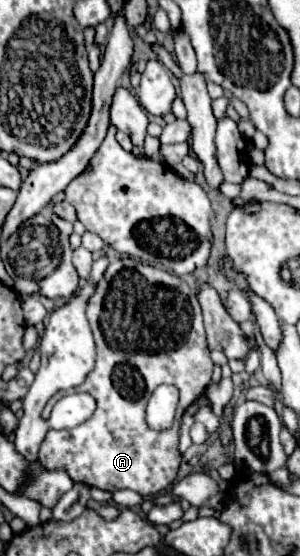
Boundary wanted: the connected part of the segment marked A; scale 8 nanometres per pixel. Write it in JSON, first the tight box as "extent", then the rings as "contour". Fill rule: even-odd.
{"extent":[38,258,212,496],"contour":[[[120,258],[110,262],[104,278],[98,282],[96,292],[88,300],[88,322],[96,340],[96,366],[88,378],[70,392],[88,392],[96,398],[98,408],[90,420],[72,430],[48,430],[40,444],[38,460],[48,470],[64,470],[74,482],[96,486],[116,492],[120,488],[136,490],[142,496],[156,496],[164,492],[178,474],[180,450],[178,430],[184,410],[206,390],[212,376],[212,360],[206,346],[204,322],[196,292],[176,274],[158,270],[148,264],[134,262],[132,258]],[[160,384],[174,384],[180,388],[180,404],[174,426],[168,432],[152,432],[144,422],[144,410],[154,388]]]}

